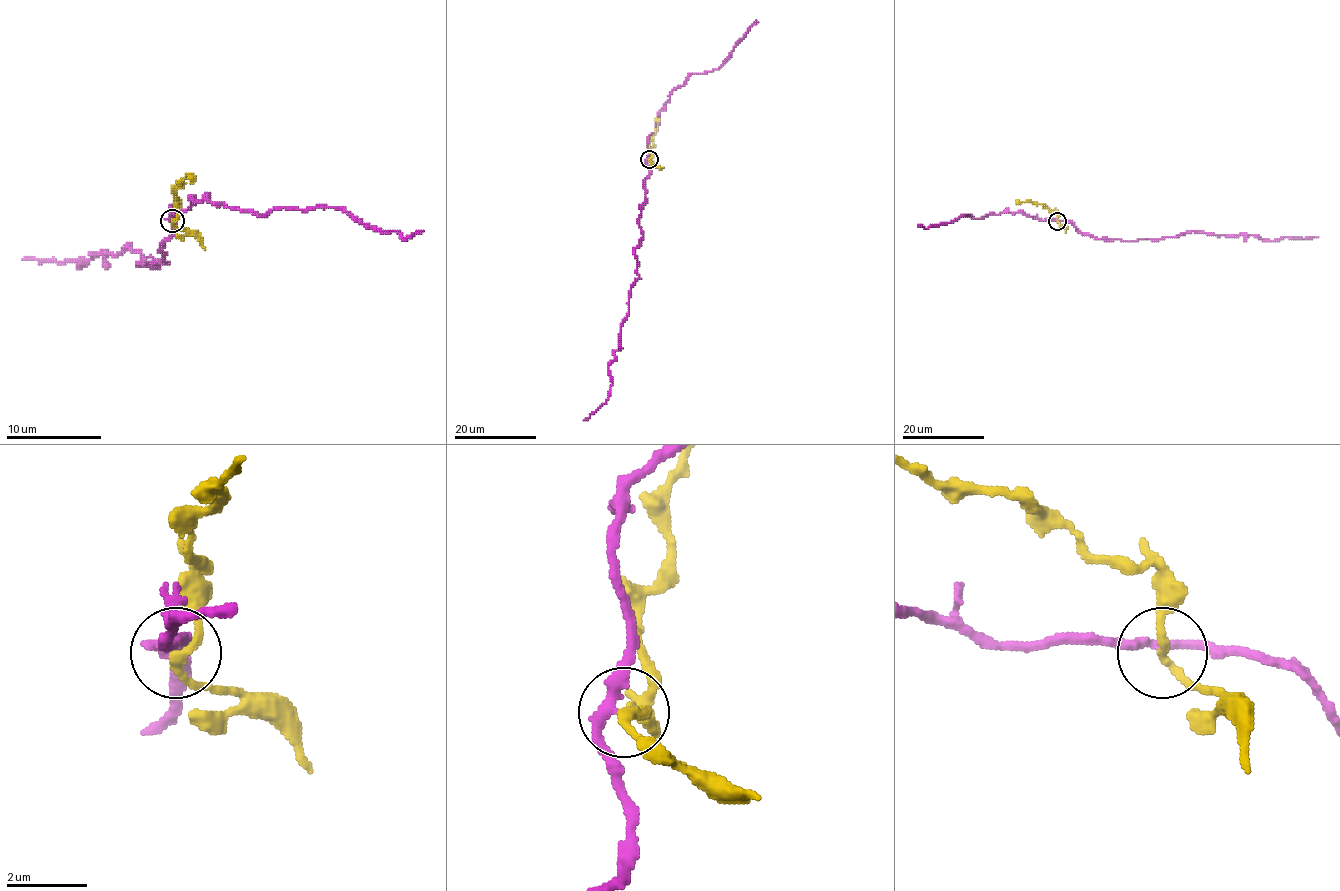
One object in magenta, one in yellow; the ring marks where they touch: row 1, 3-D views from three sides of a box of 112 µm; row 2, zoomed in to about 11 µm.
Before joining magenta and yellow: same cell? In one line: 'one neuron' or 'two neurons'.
two neurons

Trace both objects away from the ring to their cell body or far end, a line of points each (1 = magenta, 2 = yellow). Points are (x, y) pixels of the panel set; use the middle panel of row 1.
1: (648, 160), (638, 221), (642, 240), (633, 251), (638, 279), (607, 366), (608, 398), (584, 420)
2: (648, 160), (658, 123), (656, 119)

